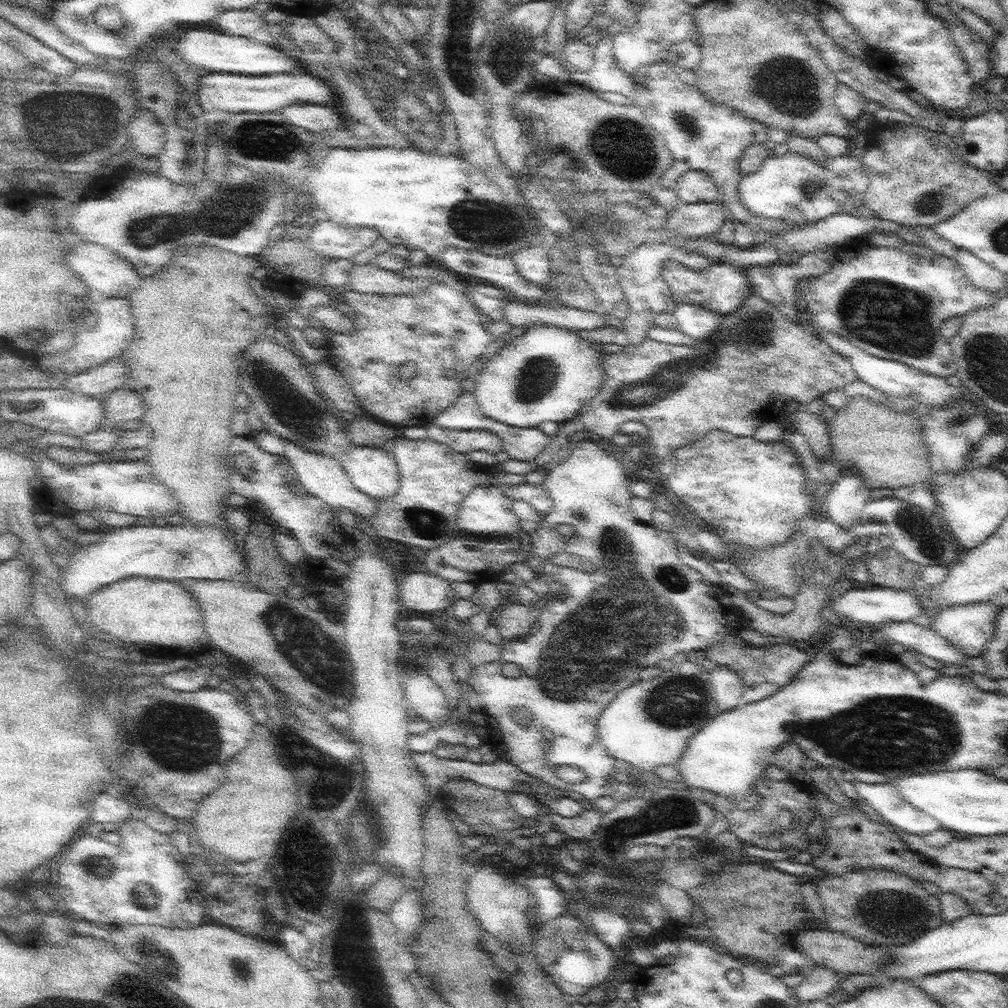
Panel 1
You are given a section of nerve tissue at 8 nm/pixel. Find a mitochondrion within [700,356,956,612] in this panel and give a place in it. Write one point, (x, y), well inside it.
(926, 540)

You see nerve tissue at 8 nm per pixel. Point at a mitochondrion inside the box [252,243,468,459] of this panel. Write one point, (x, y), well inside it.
(284, 409)

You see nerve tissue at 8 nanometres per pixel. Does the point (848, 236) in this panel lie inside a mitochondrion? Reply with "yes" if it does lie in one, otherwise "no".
no

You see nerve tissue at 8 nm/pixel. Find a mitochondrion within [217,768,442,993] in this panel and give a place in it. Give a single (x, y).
(237, 968)

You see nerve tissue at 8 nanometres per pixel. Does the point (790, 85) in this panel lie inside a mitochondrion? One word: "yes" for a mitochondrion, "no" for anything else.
yes

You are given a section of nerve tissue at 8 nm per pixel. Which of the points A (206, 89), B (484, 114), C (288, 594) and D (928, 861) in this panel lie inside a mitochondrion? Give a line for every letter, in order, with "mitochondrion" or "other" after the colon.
A: other
B: other
C: other
D: other

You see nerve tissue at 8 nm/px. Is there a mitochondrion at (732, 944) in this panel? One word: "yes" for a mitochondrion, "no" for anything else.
no

